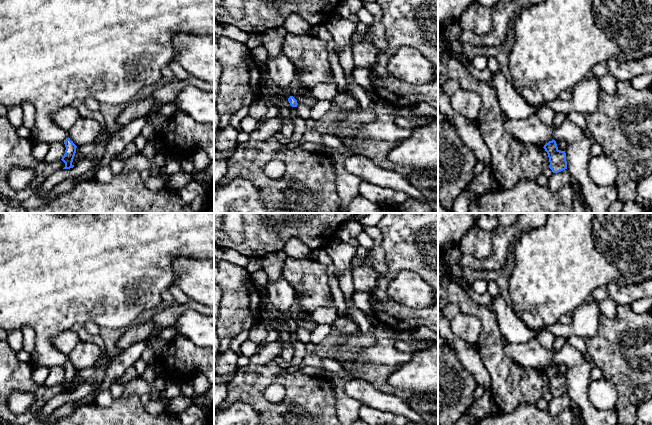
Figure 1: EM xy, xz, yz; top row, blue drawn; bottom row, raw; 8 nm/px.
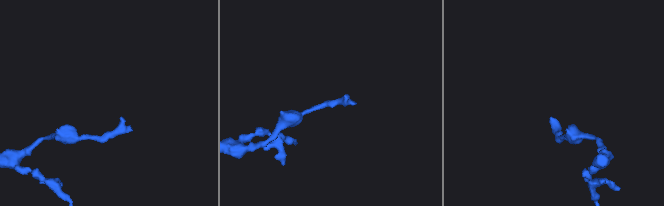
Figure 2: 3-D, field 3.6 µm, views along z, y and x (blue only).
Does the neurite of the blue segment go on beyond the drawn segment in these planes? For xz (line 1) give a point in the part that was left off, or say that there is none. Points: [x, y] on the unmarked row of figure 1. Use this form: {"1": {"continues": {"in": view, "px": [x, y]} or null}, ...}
{"1": {"continues": null}}

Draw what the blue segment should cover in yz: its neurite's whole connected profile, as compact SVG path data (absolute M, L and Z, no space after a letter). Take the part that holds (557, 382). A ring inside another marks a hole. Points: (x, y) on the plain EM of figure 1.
M555 364L546 367L543 372L548 378L550 386L549 392L553 397L558 397L567 393L566 377L558 373Z

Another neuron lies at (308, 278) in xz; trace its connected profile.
M313 257L287 258L282 267L282 276L294 289L300 307L306 312L312 313L318 307L334 305L326 267Z

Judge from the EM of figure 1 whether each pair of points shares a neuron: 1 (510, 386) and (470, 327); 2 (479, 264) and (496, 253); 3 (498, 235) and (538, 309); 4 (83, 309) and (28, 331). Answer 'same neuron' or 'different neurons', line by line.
1: different neurons
2: same neuron
3: different neurons
4: different neurons

